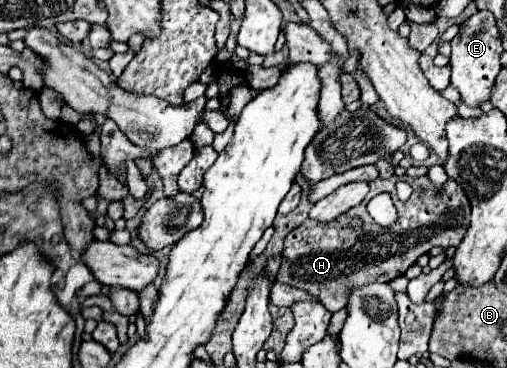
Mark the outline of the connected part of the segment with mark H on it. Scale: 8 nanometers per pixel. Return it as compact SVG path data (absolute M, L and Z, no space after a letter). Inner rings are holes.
M393 176L389 180L377 178L369 186L371 190L367 194L367 200L341 214L333 222L321 224L315 220L305 220L299 228L287 234L277 282L307 290L317 296L329 312L337 312L345 306L345 298L349 298L349 290L353 290L353 286L365 286L369 282L391 282L393 278L405 274L405 270L413 266L415 260L421 254L427 254L431 248L457 246L465 230L469 228L469 198L453 180L445 184L441 196L435 194L435 188L427 176ZM397 180L407 180L413 186L413 194L405 202L401 202L395 194ZM377 192L389 192L397 206L399 218L389 228L377 226L367 212L367 202ZM351 216L359 216L363 220L363 230L353 230L349 226Z

